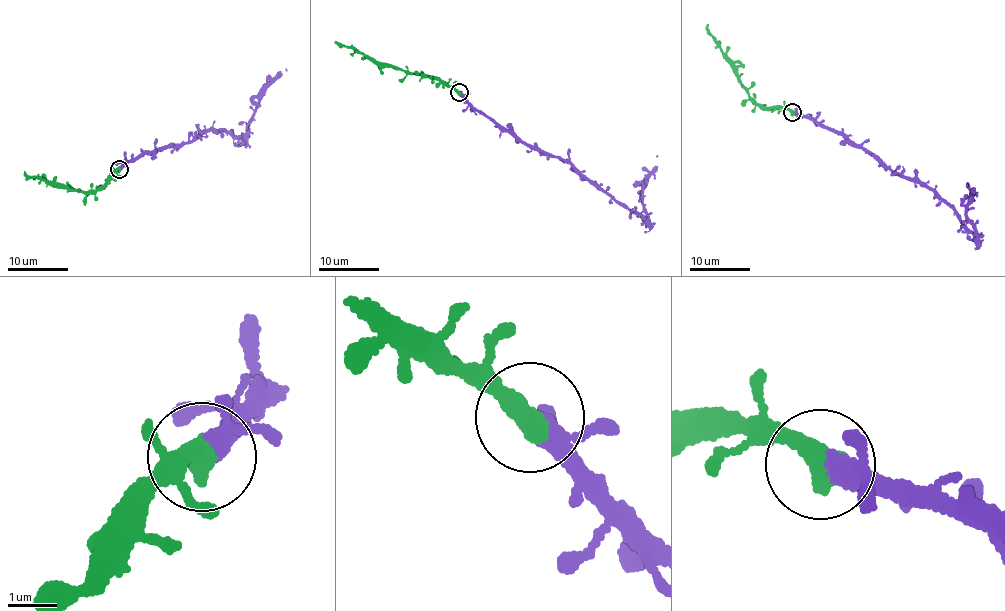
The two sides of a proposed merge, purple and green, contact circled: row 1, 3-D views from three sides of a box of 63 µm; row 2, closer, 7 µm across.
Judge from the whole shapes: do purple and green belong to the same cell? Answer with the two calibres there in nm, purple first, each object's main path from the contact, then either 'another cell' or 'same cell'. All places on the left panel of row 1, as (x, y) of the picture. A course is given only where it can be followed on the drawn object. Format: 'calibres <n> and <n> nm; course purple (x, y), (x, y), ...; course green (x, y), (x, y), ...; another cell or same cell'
calibres 360 and 500 nm; course purple (119, 169), (144, 152), (189, 142), (202, 131), (247, 134), (259, 94), (286, 68); course green (119, 169), (97, 189), (78, 192), (23, 171); same cell

